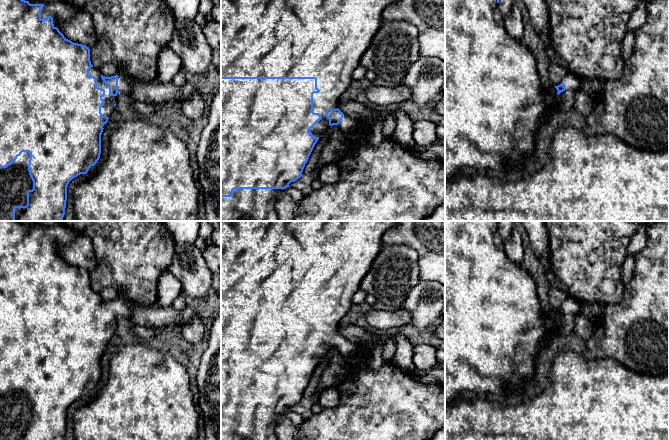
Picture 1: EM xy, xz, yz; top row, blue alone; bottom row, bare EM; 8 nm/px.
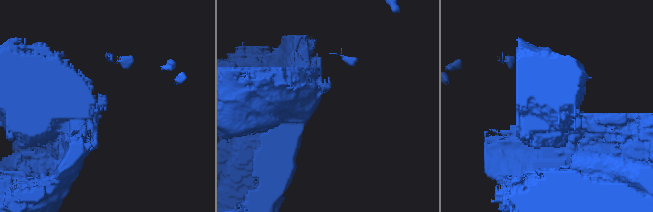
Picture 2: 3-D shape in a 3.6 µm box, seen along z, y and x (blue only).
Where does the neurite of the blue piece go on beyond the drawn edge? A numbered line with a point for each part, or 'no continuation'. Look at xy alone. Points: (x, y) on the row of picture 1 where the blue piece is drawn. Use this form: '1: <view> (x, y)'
1: xy (124, 86)
2: xy (15, 181)

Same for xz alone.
1: xz (326, 39)
2: xz (352, 128)

